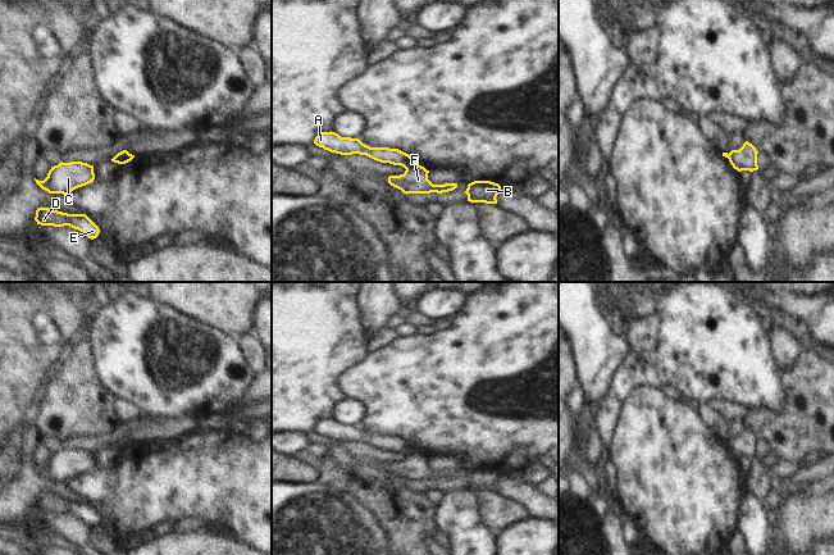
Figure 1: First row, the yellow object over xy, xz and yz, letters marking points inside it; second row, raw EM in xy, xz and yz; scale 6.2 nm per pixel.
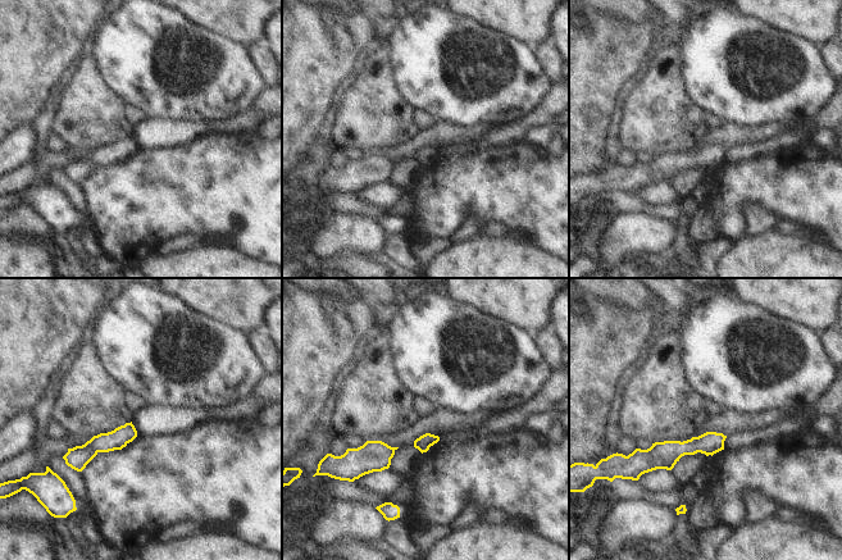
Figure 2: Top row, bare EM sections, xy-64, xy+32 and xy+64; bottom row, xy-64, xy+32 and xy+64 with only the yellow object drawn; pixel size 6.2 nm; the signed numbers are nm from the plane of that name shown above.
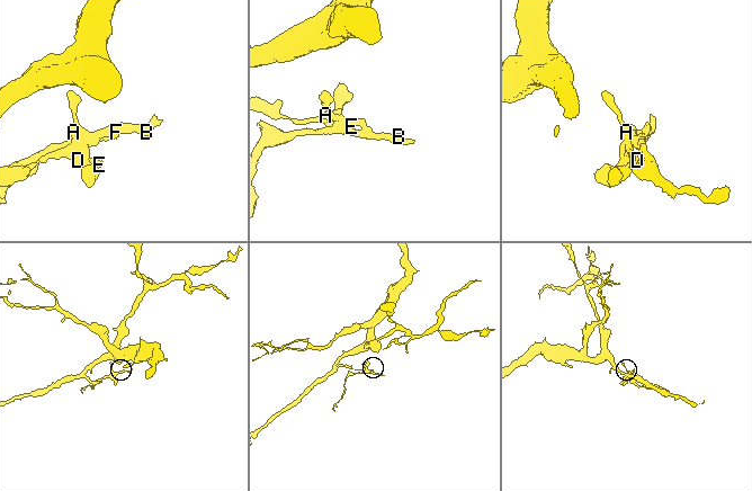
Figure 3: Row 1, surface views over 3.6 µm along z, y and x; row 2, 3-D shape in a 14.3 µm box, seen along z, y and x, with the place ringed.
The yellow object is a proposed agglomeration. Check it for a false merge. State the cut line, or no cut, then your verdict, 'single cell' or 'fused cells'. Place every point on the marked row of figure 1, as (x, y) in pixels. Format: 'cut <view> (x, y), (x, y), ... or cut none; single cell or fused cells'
cut xz (416, 164), (406, 169); fused cells

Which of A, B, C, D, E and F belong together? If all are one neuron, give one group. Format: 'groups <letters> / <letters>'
groups A D E / B C F

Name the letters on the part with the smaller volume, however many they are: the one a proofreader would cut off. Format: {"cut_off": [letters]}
{"cut_off": ["B", "C", "F"]}

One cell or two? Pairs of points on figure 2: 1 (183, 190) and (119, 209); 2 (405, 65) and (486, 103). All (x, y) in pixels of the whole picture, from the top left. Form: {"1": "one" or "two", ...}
{"1": "one", "2": "one"}

